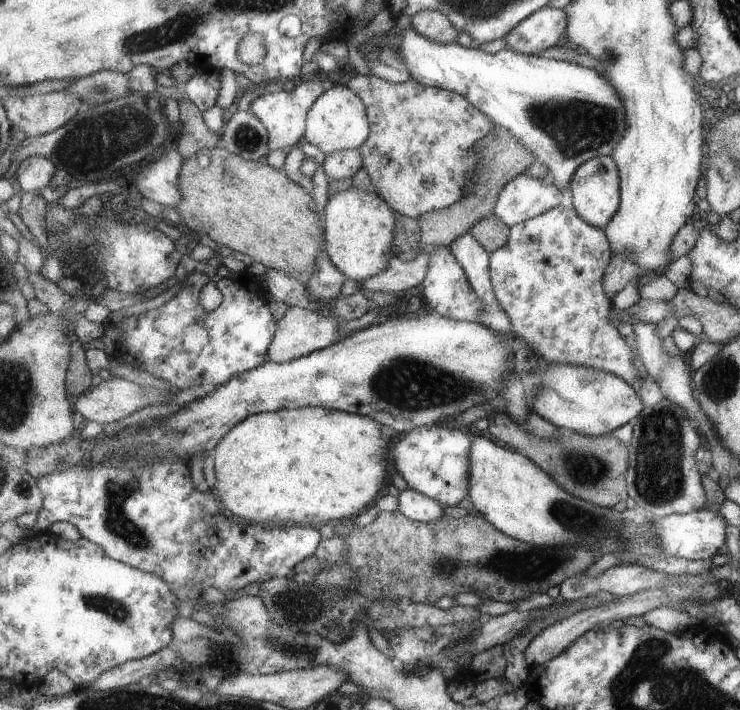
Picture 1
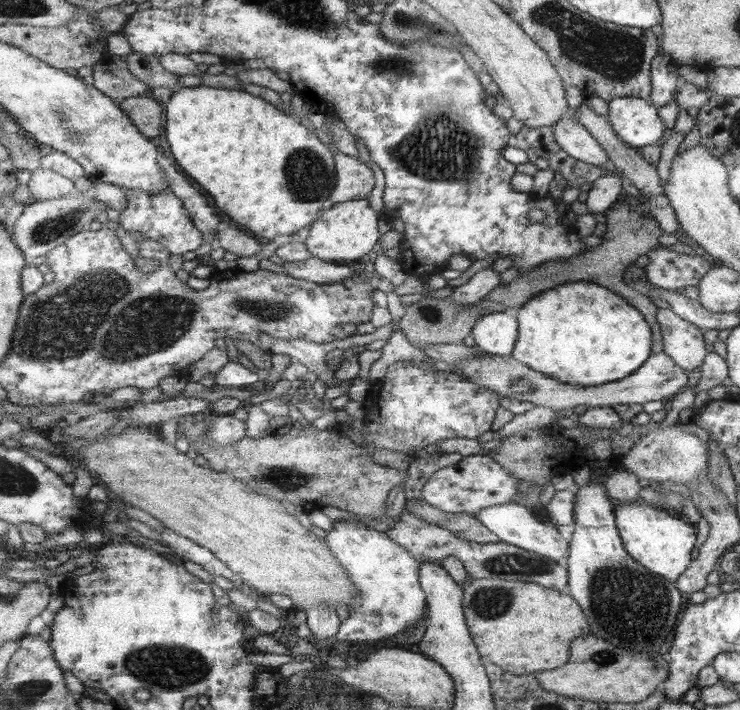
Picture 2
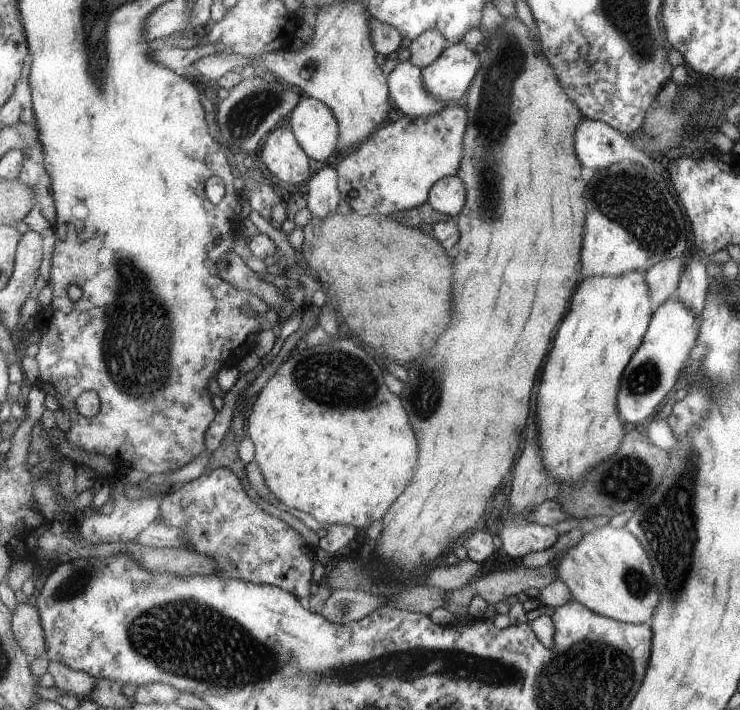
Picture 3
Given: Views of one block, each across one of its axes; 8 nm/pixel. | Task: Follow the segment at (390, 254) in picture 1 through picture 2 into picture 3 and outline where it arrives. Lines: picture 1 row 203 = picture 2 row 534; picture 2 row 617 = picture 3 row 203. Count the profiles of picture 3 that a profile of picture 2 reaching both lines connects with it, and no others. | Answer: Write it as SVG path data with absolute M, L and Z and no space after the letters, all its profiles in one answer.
M447 104L443 112L429 118L404 115L397 121L380 128L358 149L338 162L340 190L349 207L365 216L380 214L392 216L405 210L414 210L428 202L430 190L443 178L457 176L466 157L466 132L470 124L465 105Z

